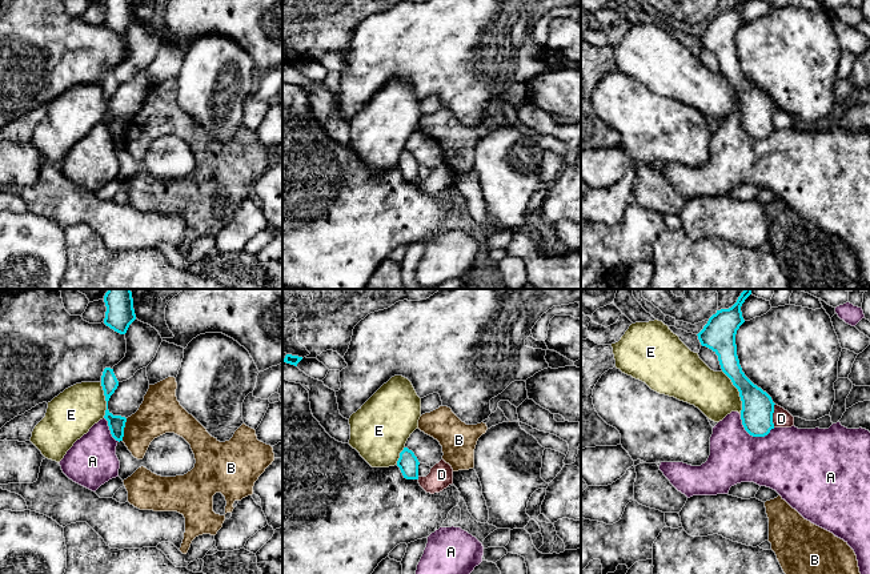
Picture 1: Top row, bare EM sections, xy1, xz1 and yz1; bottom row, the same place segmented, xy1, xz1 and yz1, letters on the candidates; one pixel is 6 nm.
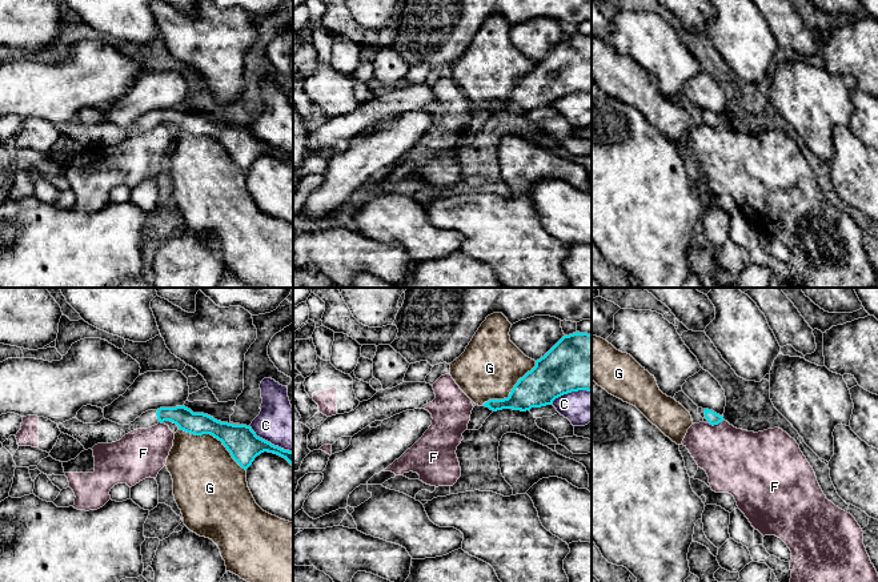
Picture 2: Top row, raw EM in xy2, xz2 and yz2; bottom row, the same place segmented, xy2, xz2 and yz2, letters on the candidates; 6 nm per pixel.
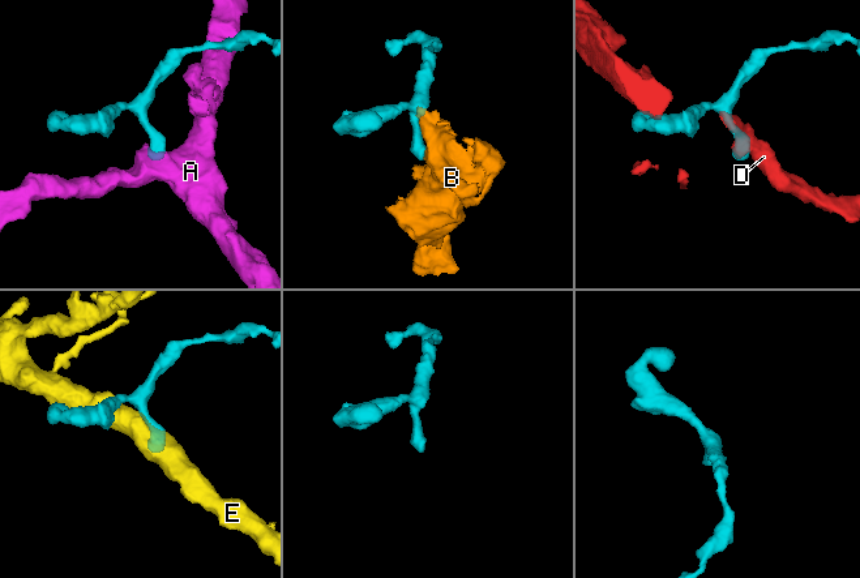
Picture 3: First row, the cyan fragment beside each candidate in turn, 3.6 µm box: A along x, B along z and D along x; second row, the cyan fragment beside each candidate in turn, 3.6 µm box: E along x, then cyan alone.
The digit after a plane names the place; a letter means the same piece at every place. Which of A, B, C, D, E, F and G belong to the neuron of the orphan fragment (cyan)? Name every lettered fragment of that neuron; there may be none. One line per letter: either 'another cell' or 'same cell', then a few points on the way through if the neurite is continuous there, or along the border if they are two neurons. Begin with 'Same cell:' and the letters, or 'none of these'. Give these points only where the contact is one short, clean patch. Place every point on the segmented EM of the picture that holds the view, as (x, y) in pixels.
Same cell: none of these
A: another cell; border along yz1 (740, 414), (742, 426), (753, 436), (765, 436), (774, 428)
B: another cell
C: another cell
D: another cell; border along yz1 (774, 404), (773, 426)
E: another cell; border along yz1 (721, 370), (738, 392), (741, 413)
F: another cell
G: another cell

